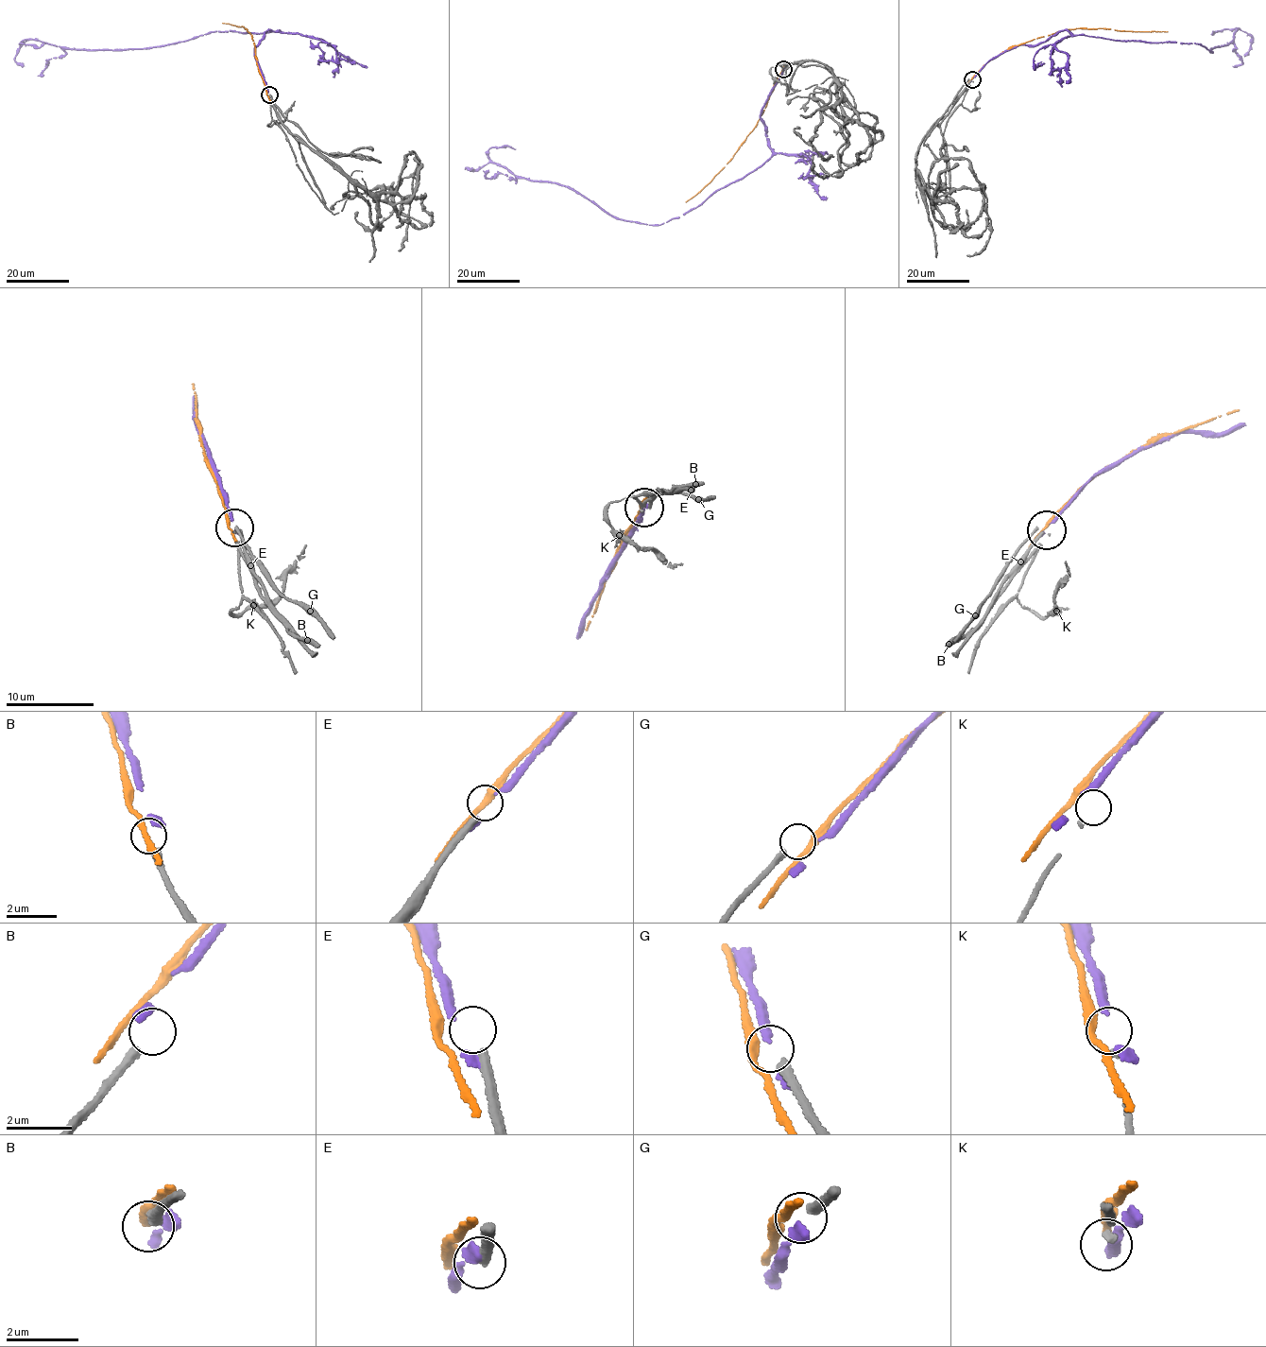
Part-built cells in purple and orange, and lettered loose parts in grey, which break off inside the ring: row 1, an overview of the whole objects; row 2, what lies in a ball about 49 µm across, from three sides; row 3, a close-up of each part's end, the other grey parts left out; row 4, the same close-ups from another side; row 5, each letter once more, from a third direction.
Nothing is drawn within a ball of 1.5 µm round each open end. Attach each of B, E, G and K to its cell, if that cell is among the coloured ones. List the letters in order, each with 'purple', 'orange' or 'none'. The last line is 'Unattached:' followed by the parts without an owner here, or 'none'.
B: none
E: none
G: none
K: none
Unattached: B, E, G, K

